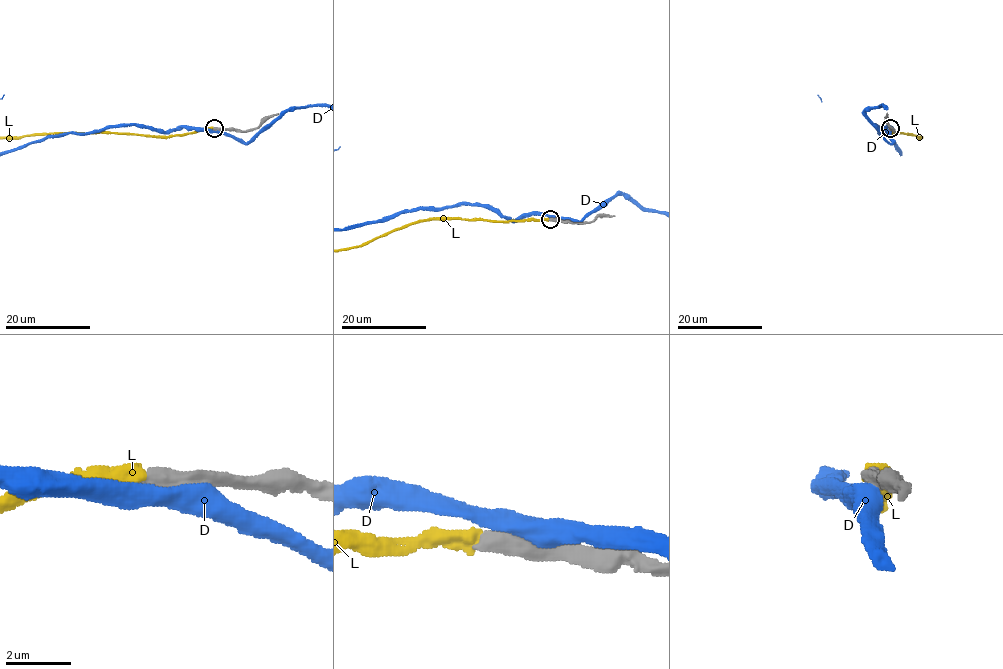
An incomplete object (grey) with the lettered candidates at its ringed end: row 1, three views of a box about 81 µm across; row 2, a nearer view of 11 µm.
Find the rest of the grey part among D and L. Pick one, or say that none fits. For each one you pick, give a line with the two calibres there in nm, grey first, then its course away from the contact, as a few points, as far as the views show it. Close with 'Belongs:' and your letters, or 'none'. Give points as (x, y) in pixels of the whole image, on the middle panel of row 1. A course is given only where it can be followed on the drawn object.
L: calibres 500 and 500 nm
Belongs: L

